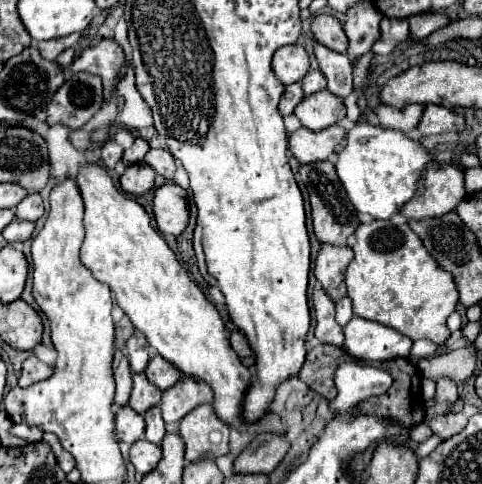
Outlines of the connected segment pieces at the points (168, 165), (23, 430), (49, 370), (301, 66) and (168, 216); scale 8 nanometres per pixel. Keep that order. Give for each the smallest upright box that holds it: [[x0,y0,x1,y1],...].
[[145,149,175,179],[10,423,43,443],[19,357,53,387],[273,45,309,85],[153,181,189,235]]

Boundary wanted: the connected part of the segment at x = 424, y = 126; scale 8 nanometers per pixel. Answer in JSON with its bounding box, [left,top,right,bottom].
[417,105,465,137]

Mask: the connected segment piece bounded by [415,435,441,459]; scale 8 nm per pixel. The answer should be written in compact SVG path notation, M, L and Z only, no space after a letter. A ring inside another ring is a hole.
M431 435L425 443L421 443L417 449L415 449L415 455L421 459L421 457L425 457L425 455L429 455L437 445L441 443L441 439L437 437L437 435Z

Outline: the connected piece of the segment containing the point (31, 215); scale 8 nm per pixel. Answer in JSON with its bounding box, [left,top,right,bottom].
[15,193,45,221]

